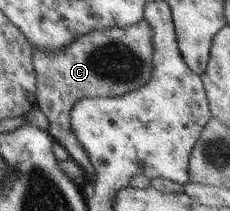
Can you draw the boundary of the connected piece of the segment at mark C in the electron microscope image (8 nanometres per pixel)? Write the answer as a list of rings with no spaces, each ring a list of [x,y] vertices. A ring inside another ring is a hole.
[[[140,20],[127,28],[105,28],[84,33],[72,44],[59,47],[54,52],[33,49],[35,67],[36,107],[48,119],[50,133],[62,142],[70,157],[85,171],[90,185],[95,181],[95,171],[86,152],[72,133],[69,112],[82,98],[115,98],[145,86],[153,76],[153,27],[148,20]]]

